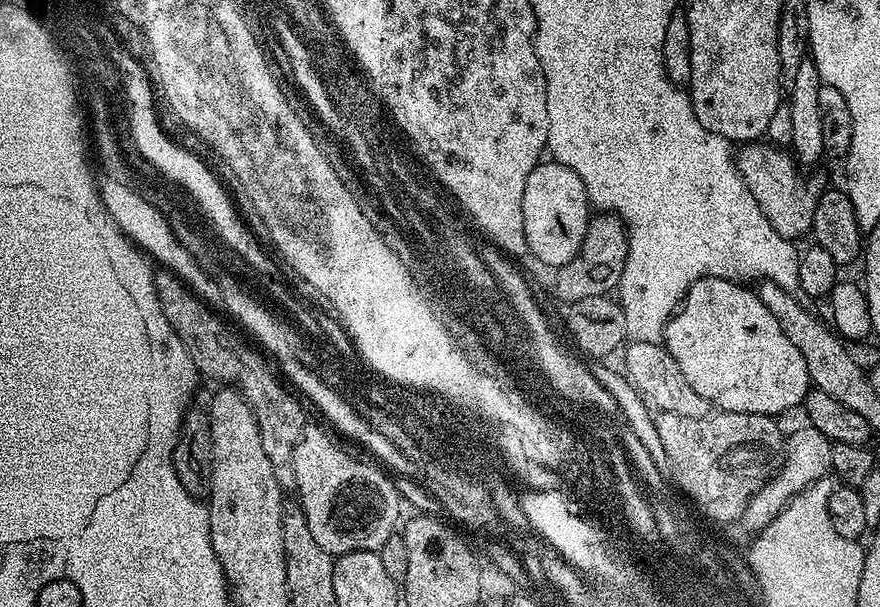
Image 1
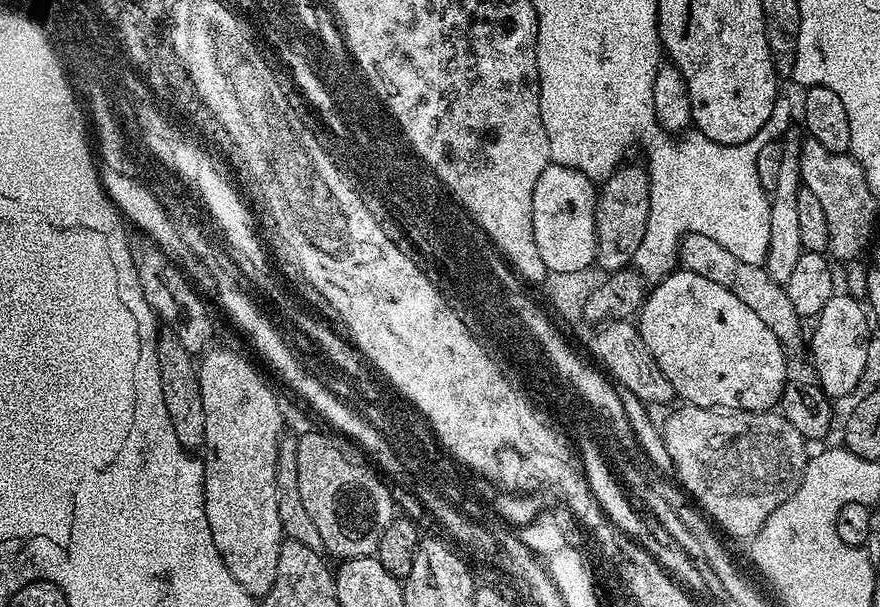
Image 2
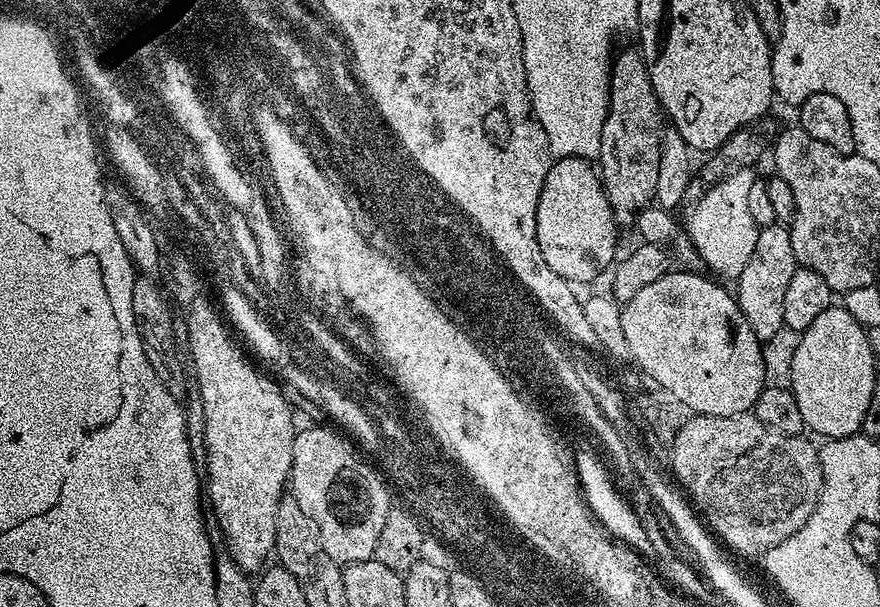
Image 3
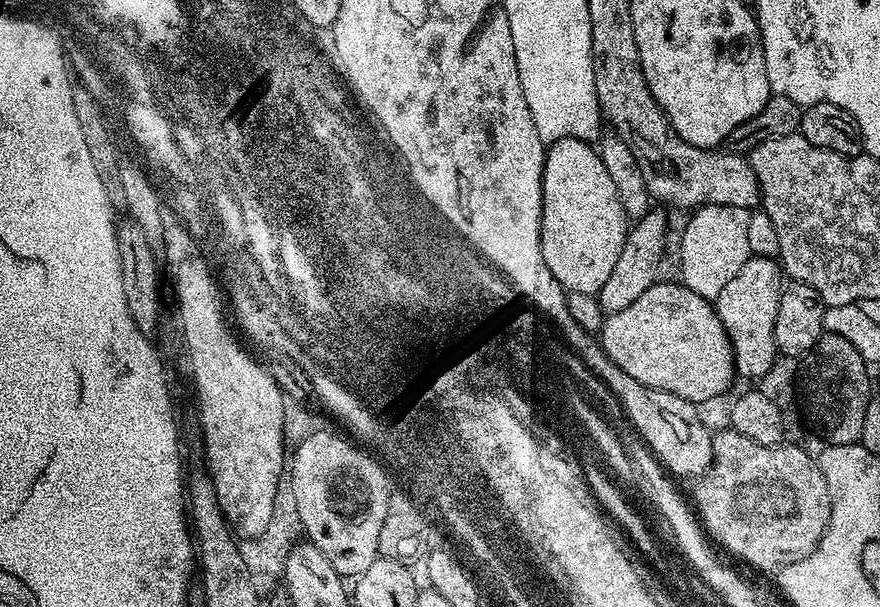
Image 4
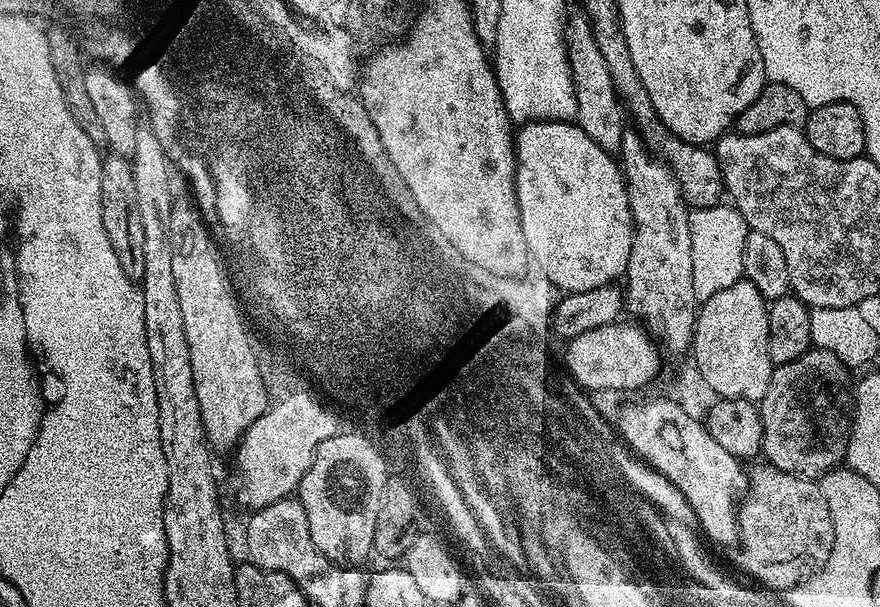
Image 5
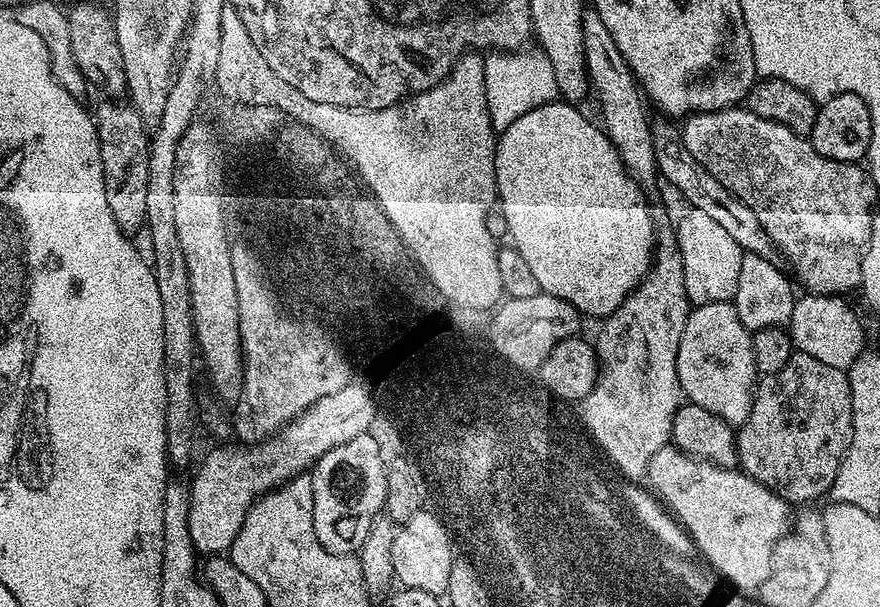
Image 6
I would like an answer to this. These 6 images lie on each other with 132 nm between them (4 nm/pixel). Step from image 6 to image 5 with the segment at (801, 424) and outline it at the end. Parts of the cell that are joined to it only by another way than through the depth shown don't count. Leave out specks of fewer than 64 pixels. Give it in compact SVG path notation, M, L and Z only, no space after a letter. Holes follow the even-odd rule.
M811 347L806 354L794 358L794 362L786 362L773 367L770 374L770 386L766 386L766 394L758 401L760 421L762 422L762 446L760 451L767 463L786 474L794 474L802 480L815 481L819 481L820 477L824 476L831 468L839 468L845 463L844 455L848 449L848 431L852 429L852 409L854 407L854 392L850 387L850 380L848 384L848 374L850 374L850 368L839 360L837 354L832 354L830 350L816 347Z

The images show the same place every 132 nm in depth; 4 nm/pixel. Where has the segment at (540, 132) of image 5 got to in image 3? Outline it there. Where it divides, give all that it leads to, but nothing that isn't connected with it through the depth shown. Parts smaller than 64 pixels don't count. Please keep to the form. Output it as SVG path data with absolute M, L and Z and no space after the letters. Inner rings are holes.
M571 156L553 163L542 186L536 225L538 246L542 250L542 258L546 258L546 266L573 285L588 284L598 279L613 267L617 259L616 214L606 198L597 169L587 160Z

